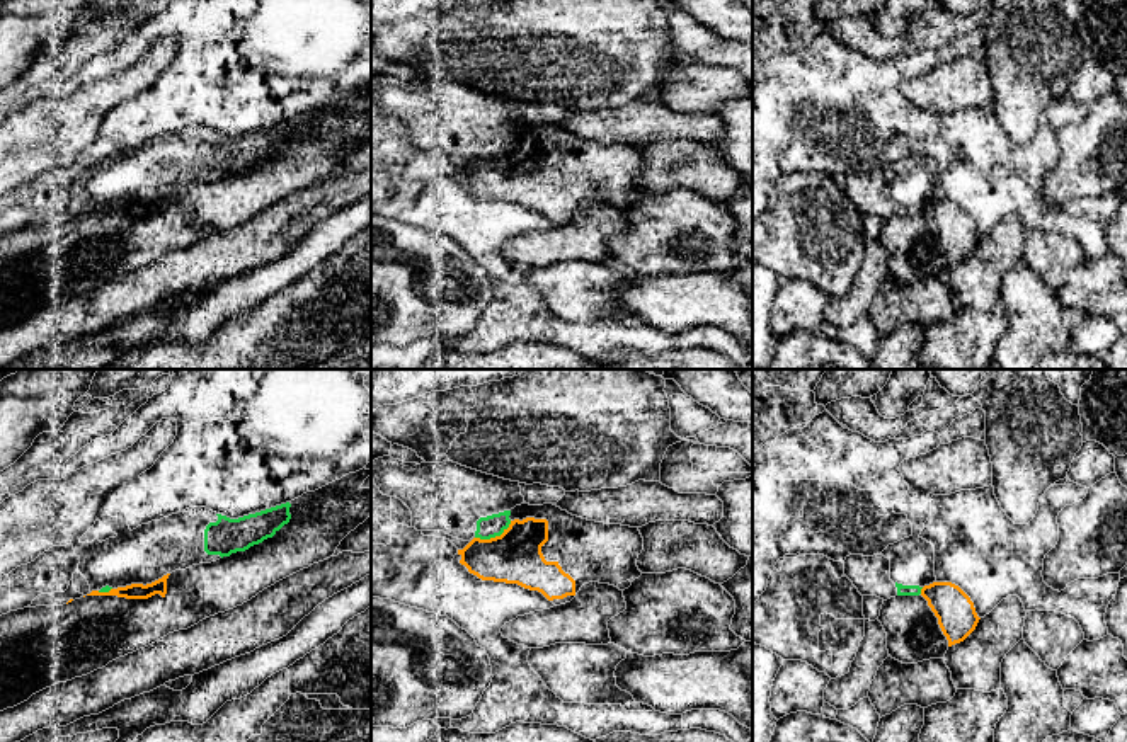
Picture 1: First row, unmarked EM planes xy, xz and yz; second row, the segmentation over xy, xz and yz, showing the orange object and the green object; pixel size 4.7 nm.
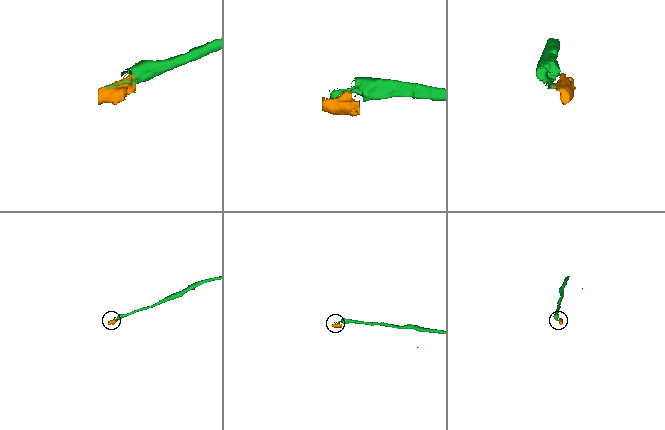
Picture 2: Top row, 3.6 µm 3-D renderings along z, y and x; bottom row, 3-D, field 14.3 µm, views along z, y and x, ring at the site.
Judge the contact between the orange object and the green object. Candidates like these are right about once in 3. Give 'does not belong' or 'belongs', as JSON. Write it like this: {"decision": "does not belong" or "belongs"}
{"decision": "does not belong"}

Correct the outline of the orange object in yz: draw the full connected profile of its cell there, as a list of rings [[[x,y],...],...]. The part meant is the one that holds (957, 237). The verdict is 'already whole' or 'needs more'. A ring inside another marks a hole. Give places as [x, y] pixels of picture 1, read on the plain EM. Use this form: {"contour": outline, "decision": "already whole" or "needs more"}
{"contour": [[[952,201],[924,204],[919,214],[890,216],[878,235],[889,274],[902,283],[945,277],[947,269],[964,260],[979,238],[970,216]]], "decision": "needs more"}

